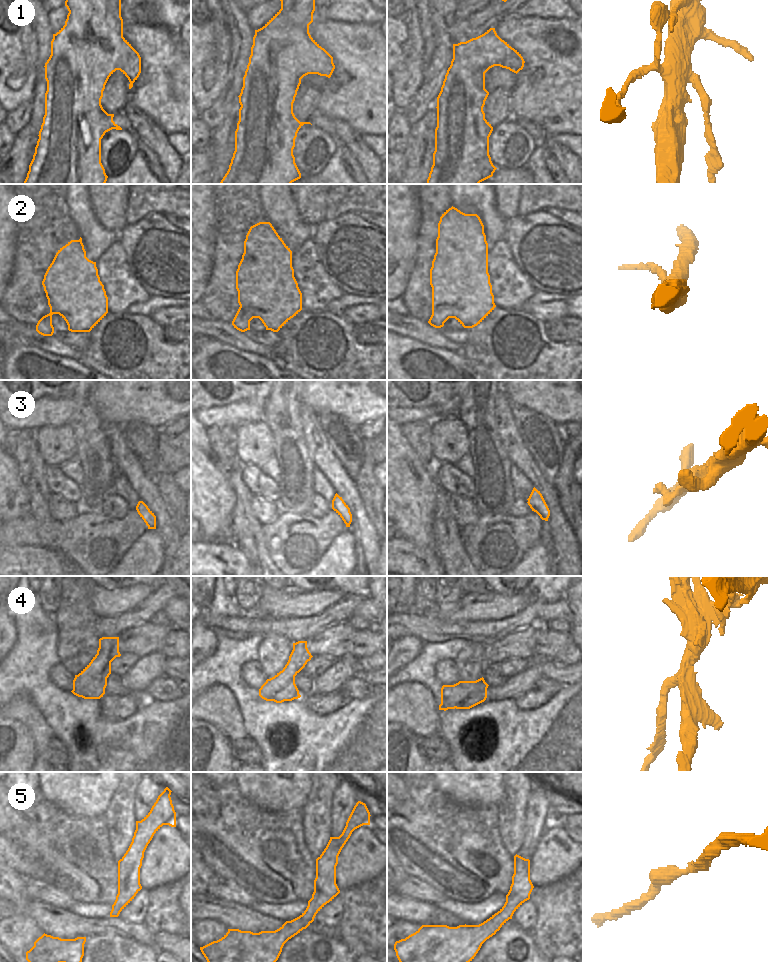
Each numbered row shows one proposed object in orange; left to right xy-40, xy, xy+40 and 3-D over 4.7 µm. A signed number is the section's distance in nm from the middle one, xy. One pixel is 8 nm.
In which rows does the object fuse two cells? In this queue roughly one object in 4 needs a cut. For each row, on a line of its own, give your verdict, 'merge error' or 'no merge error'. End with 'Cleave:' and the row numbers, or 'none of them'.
1: merge error
2: no merge error
3: no merge error
4: merge error
5: no merge error
Cleave: 1, 4

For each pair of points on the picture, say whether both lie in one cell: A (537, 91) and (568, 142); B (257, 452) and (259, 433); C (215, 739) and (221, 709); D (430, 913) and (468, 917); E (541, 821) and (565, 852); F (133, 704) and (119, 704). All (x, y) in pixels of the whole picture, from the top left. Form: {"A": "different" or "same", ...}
{"A": "different", "B": "same", "C": "different", "D": "different", "E": "different", "F": "same"}

